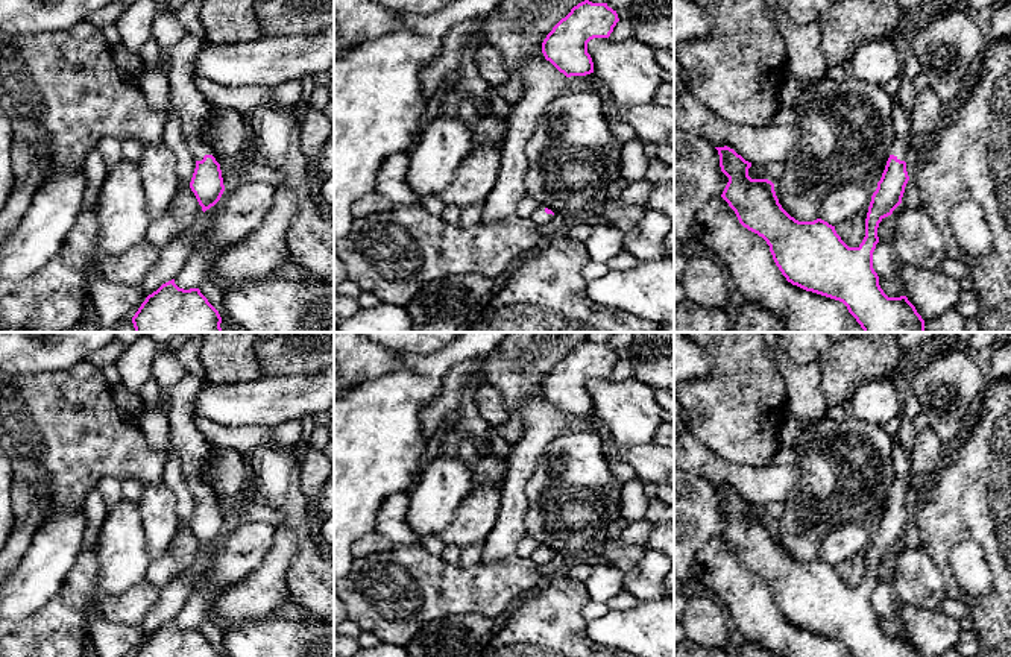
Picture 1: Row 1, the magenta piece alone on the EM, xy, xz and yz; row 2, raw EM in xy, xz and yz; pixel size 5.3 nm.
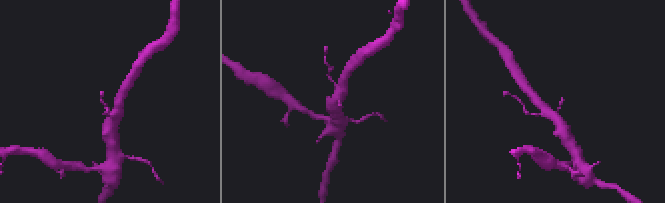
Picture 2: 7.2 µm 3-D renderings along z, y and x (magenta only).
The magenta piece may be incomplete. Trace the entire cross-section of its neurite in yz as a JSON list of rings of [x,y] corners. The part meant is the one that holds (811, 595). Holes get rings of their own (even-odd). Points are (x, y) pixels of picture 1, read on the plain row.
[[[899,437],[893,439],[893,458],[897,478],[871,536],[865,577],[858,587],[849,587],[835,566],[821,558],[798,561],[791,557],[779,543],[771,520],[748,516],[751,502],[727,486],[715,487],[721,511],[729,517],[721,537],[739,563],[767,581],[788,622],[842,642],[853,657],[921,657],[906,636],[888,637],[873,608],[879,563],[902,543],[909,520],[905,498],[912,457]]]

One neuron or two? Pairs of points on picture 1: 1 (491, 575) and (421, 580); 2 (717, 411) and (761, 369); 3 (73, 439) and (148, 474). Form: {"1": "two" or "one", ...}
{"1": "one", "2": "one", "3": "one"}

